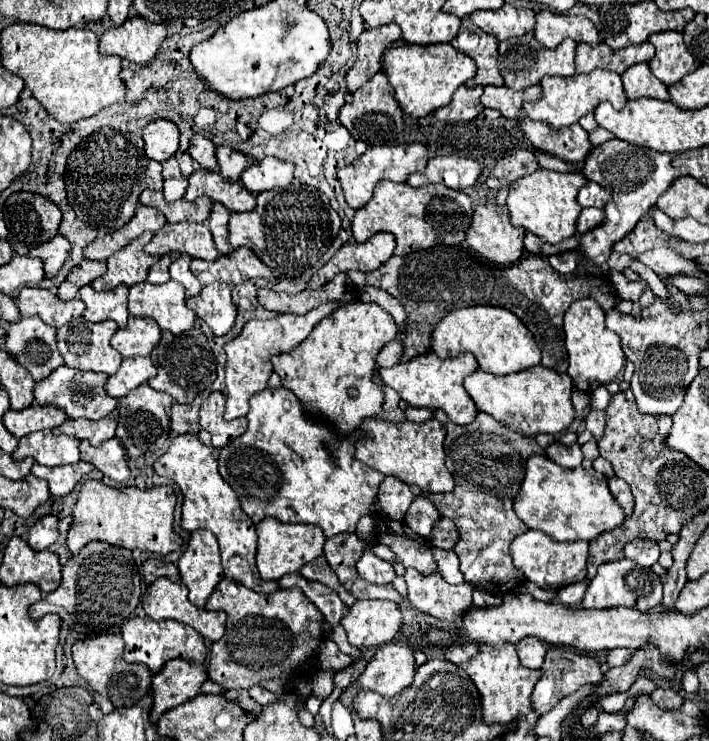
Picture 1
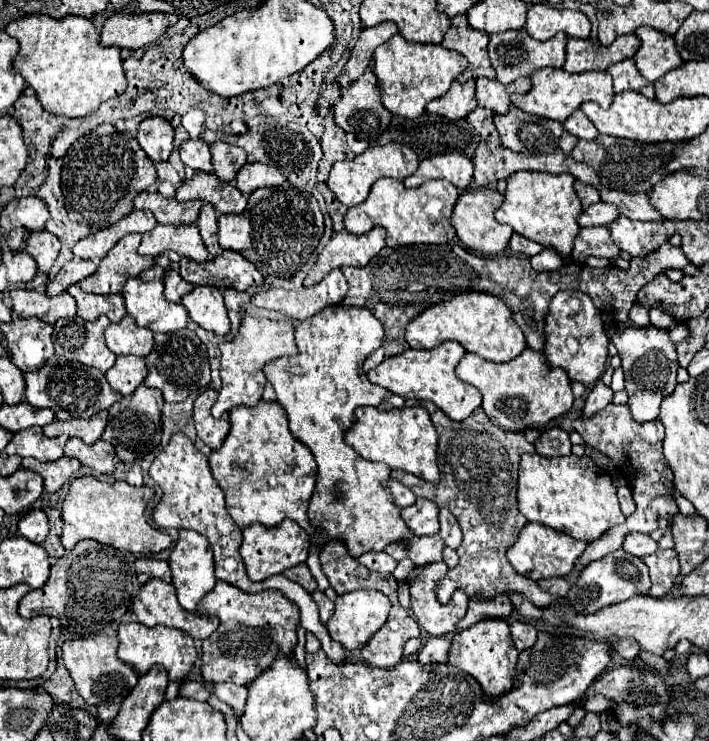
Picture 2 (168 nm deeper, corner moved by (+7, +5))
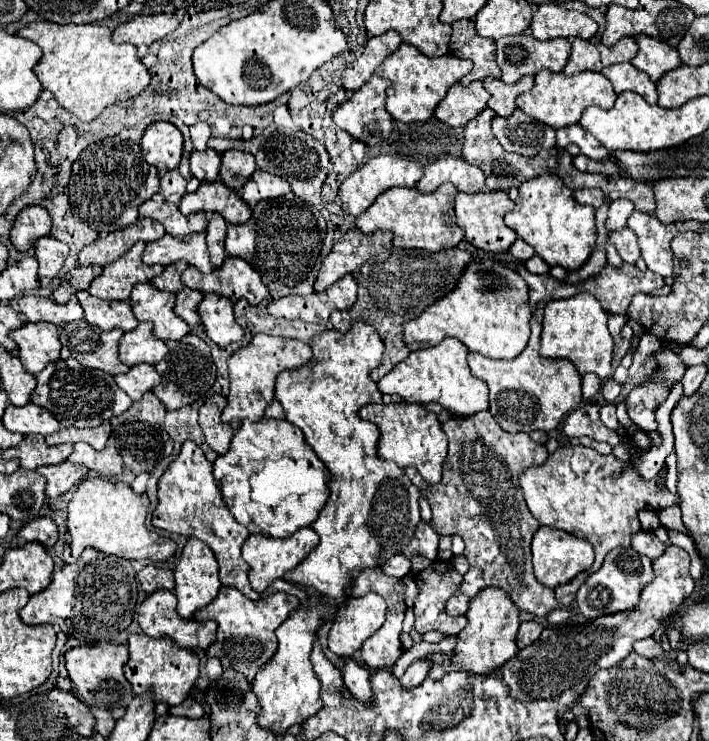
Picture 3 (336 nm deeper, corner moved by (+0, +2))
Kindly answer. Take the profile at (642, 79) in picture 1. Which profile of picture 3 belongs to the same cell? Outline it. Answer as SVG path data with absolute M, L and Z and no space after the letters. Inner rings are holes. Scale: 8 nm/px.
M630 62L606 66L602 70L602 74L610 80L616 94L620 94L624 90L632 90L632 92L638 92L648 104L656 104L656 100L658 100L656 84L644 72L634 68Z

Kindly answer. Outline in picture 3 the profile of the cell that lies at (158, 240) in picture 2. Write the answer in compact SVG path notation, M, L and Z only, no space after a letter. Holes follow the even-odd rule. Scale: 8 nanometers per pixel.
M204 232L184 236L184 238L174 238L170 234L164 234L158 242L146 244L146 250L142 254L144 264L170 266L178 260L184 260L190 266L196 266L202 274L210 274L214 270L204 242Z

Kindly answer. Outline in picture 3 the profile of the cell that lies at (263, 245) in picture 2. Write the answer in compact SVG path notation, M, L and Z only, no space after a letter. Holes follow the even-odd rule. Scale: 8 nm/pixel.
M294 196L262 200L254 206L250 222L228 226L226 252L250 262L258 270L270 290L270 298L310 294L314 292L314 280L326 256L326 232L326 220L316 206L308 206Z

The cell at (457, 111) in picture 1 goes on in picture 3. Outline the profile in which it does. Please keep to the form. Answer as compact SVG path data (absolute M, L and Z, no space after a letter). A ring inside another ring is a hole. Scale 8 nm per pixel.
M472 82L470 86L454 84L438 104L436 118L448 126L466 126L486 108L488 98L482 82Z

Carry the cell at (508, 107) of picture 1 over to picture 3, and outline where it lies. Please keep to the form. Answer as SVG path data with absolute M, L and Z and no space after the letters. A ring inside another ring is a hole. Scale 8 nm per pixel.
M486 78L484 80L484 88L490 92L490 102L488 106L498 114L498 116L504 116L508 118L516 106L516 96L518 93L518 87L516 83L508 85L504 84L500 78Z

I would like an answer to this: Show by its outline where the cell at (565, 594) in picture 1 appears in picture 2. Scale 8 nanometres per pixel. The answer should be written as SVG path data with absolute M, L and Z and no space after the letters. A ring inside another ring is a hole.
M429 405L429 411L433 411L431 419L439 433L437 455L441 483L435 489L409 485L407 473L401 473L401 481L417 497L431 499L437 503L437 507L447 507L457 517L463 531L463 541L457 549L459 565L449 569L447 575L443 575L443 579L437 583L437 599L447 603L453 589L463 589L469 597L477 593L485 599L517 591L525 595L535 607L549 607L553 601L557 601L557 597L541 591L535 581L519 575L505 559L505 551L515 543L521 527L527 523L527 519L517 511L517 467L523 453L535 453L533 443L525 439L525 433L509 433L495 427L481 407L461 423L451 419L441 421L439 417L443 413L437 411L435 405Z

